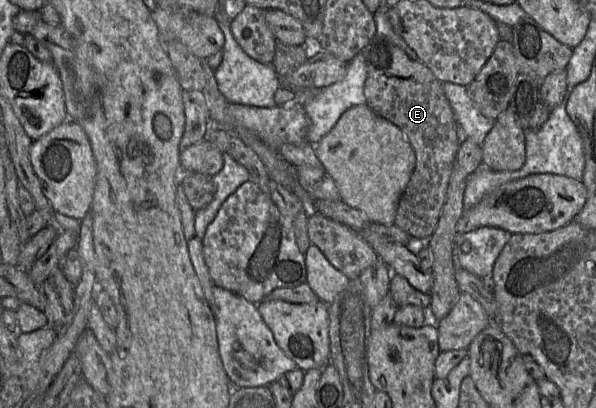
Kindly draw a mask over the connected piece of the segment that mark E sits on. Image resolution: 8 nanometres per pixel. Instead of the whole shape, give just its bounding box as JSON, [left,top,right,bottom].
[362,34,468,240]

